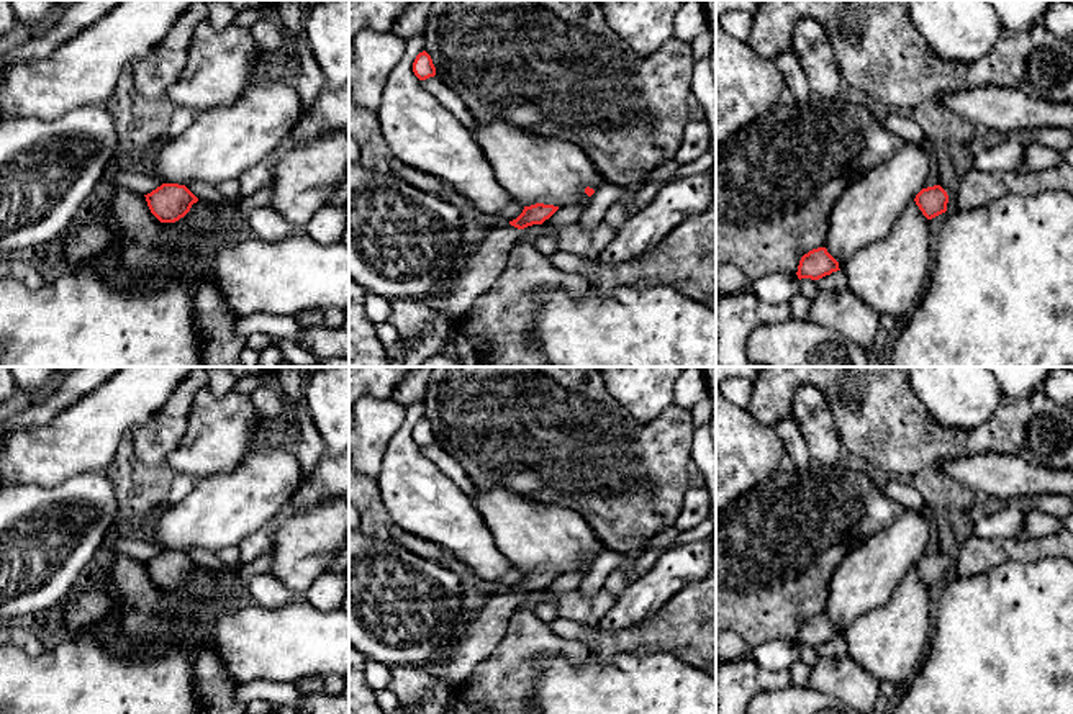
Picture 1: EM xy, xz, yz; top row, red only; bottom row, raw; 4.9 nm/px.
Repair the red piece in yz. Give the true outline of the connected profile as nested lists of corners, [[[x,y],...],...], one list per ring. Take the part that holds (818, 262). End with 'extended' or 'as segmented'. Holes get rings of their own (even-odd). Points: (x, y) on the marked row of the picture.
[[[817,247],[801,257],[796,275],[799,280],[819,280],[837,270],[840,270],[839,262],[827,252],[826,247]]] | as segmented

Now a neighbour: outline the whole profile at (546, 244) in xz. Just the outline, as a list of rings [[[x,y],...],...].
[[[547,231],[546,234],[539,236],[539,239],[536,241],[536,247],[547,259],[555,255],[560,251],[557,244],[557,233]]]

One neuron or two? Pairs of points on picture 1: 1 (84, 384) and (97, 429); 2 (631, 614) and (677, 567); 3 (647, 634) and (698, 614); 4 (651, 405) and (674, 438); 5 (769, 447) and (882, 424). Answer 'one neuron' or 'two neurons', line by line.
1: two neurons
2: one neuron
3: one neuron
4: two neurons
5: two neurons

